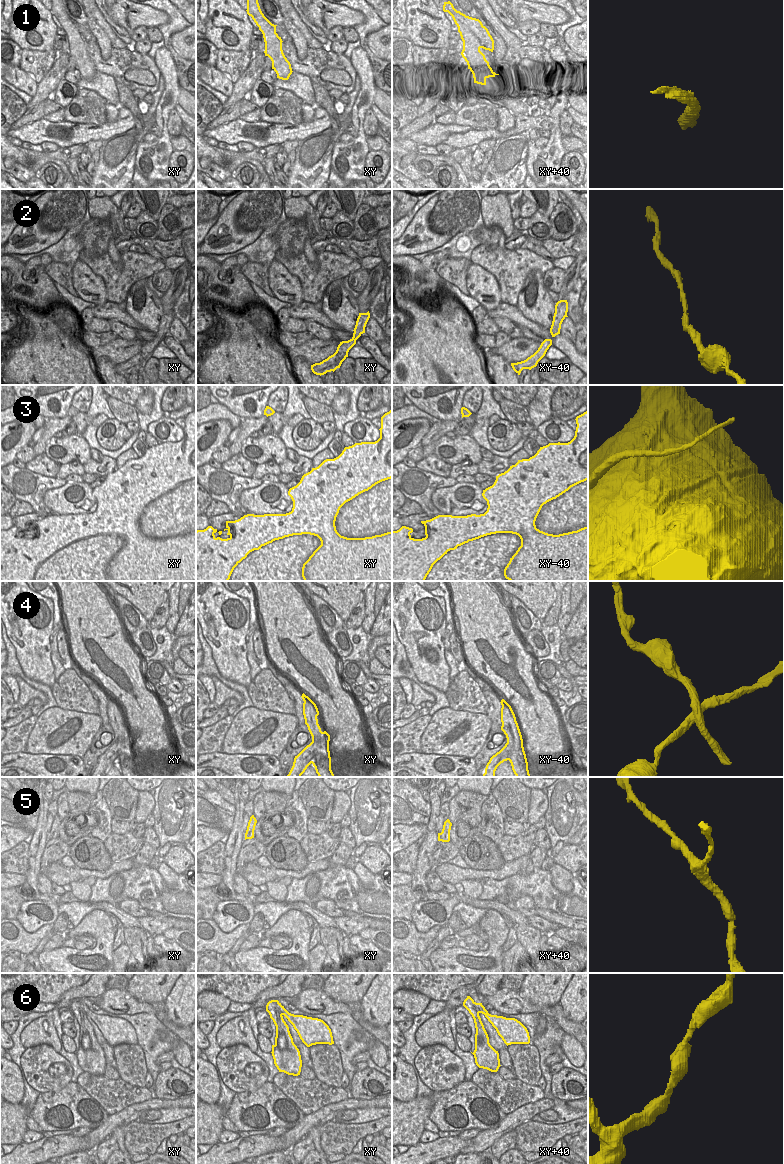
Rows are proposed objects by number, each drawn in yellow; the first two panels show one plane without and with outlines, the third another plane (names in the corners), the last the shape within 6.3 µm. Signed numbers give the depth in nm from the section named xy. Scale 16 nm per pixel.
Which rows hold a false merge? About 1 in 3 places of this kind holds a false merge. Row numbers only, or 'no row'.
1, 4

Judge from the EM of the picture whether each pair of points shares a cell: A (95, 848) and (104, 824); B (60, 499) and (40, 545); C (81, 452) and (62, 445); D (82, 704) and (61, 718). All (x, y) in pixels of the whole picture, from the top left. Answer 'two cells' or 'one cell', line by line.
A: two cells
B: two cells
C: one cell
D: two cells

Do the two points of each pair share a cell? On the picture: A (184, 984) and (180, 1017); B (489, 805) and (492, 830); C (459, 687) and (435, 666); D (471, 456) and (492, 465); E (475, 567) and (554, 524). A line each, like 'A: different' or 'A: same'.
A: same
B: same
C: different
D: different
E: same

